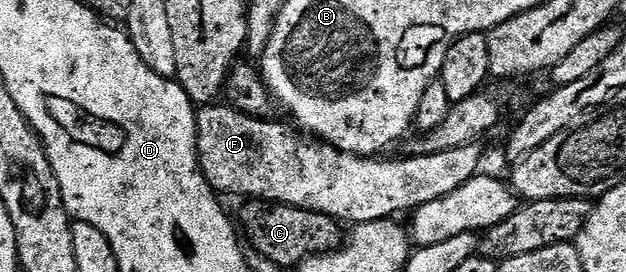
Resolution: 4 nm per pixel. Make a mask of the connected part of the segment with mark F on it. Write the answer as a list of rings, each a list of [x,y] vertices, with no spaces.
[[[230,105],[219,106],[200,106],[195,120],[199,167],[208,185],[224,196],[247,195],[243,197],[248,200],[261,199],[321,212],[354,225],[414,212],[421,205],[453,193],[480,170],[479,143],[443,153],[385,161],[347,154],[326,141],[305,138],[290,124],[267,123],[271,121],[247,115]]]

